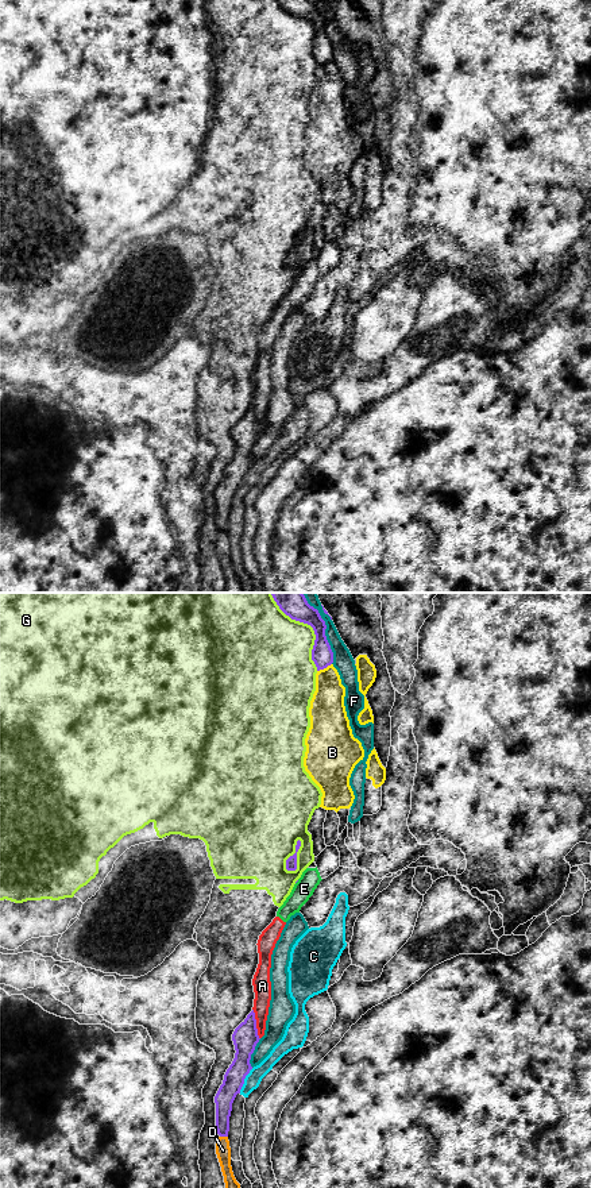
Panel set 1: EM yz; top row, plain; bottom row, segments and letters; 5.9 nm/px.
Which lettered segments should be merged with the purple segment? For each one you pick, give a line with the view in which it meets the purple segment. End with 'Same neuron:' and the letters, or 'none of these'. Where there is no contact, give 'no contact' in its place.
Same neuron: none of these

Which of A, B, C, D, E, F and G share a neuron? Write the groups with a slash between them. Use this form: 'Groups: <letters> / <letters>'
Groups: A D E / B / C / F / G

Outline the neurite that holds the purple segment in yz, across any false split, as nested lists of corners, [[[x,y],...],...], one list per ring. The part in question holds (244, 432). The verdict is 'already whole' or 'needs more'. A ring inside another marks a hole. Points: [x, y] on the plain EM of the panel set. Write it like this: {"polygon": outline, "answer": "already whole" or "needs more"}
{"polygon": [[[252,405],[232,429],[236,446],[235,454],[227,464],[223,479],[215,491],[216,525],[220,532],[228,532],[232,498],[236,490],[240,489],[246,471],[252,464],[250,455],[259,435],[255,408]]], "answer": "already whole"}

